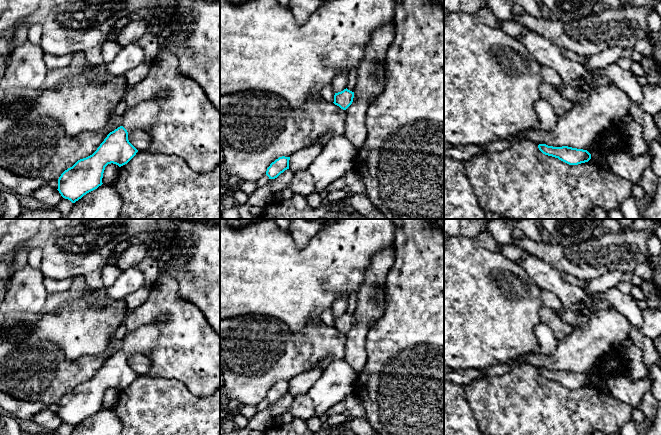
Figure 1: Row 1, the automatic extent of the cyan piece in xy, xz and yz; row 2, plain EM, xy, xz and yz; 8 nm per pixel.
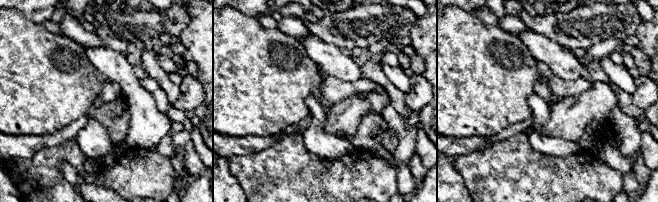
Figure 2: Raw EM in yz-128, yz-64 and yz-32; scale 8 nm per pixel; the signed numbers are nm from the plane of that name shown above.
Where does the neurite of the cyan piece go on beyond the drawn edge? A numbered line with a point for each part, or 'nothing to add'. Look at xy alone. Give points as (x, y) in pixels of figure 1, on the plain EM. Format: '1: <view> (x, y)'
1: xy (143, 339)

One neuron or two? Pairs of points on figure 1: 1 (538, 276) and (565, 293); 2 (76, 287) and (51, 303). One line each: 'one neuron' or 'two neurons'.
1: one neuron
2: one neuron

